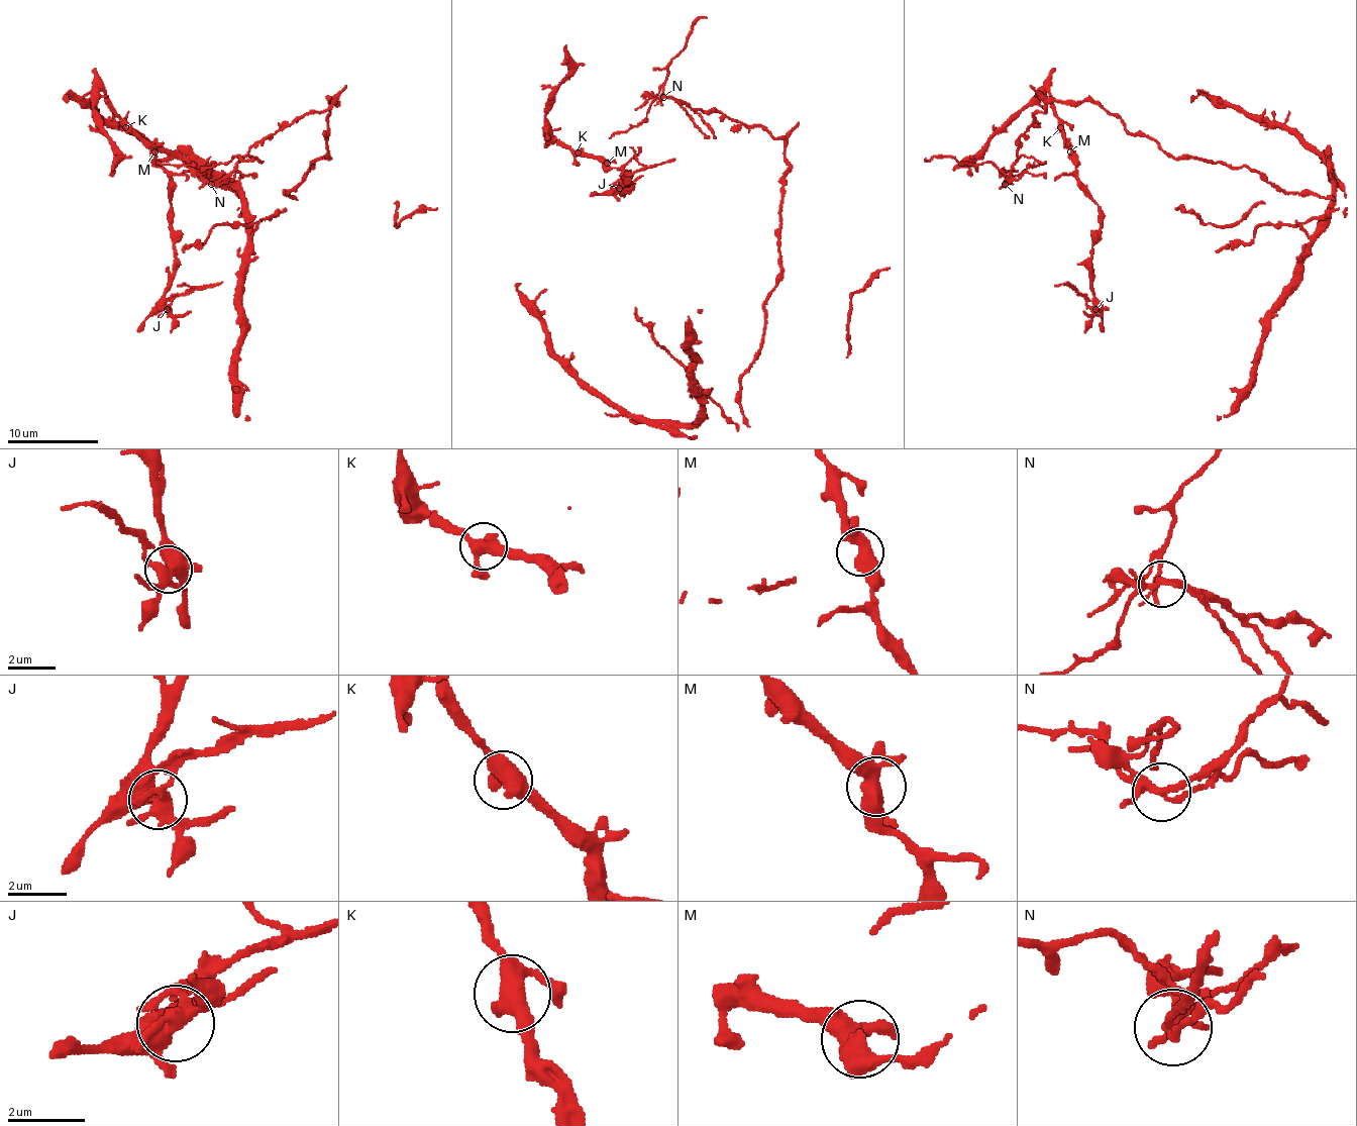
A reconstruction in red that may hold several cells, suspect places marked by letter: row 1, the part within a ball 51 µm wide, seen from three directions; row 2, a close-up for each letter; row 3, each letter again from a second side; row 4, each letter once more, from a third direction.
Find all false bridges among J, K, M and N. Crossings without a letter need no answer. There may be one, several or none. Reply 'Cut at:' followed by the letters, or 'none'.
Cut at: J, N

